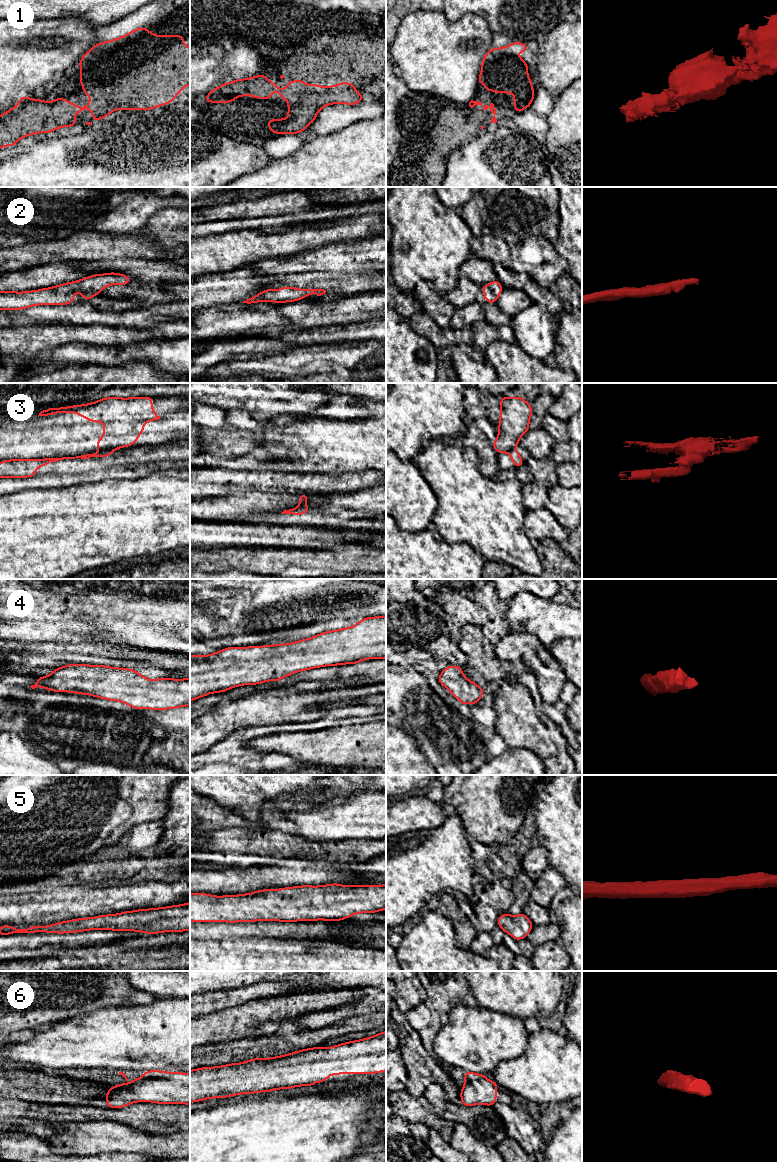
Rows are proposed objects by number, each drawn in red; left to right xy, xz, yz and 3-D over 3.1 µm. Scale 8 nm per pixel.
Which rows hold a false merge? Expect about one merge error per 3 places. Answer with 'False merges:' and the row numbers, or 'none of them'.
False merges: 3

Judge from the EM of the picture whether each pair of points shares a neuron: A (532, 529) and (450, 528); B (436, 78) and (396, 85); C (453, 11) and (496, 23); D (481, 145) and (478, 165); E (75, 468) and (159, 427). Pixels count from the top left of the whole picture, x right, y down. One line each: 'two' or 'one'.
A: two
B: two
C: one
D: one
E: two

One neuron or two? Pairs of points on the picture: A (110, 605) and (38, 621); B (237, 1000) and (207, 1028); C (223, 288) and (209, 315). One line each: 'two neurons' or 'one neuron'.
A: one neuron
B: two neurons
C: two neurons

